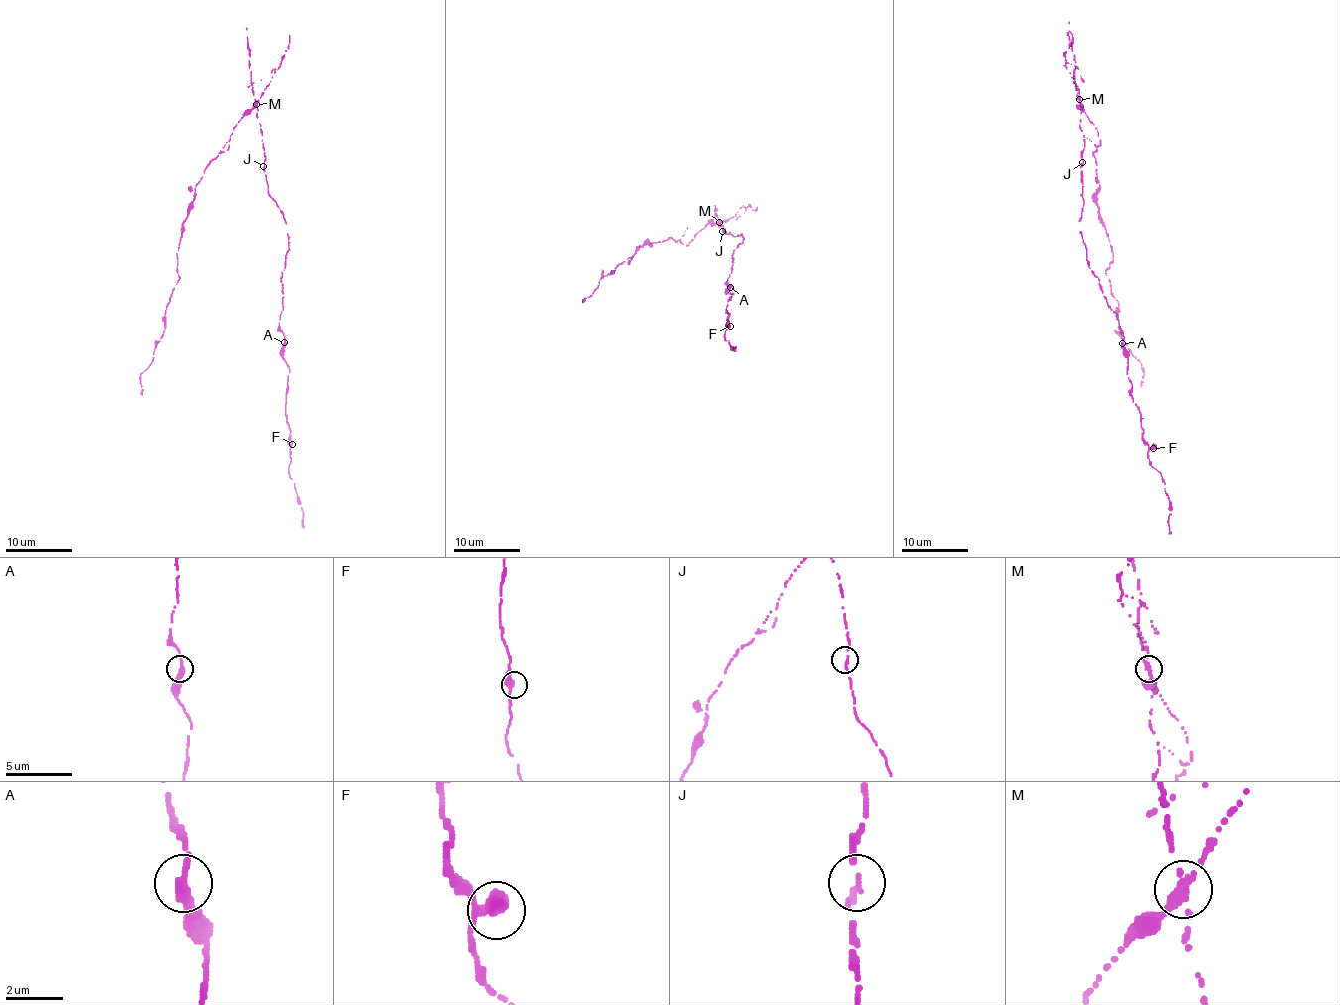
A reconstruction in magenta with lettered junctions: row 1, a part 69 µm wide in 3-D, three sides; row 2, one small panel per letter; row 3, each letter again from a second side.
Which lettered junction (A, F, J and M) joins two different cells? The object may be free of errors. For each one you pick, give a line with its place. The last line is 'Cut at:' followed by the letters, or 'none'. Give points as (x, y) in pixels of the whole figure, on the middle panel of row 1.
M: place (719, 222)
Cut at: M

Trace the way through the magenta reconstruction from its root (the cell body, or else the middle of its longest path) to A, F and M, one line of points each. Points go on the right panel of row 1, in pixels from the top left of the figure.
A: (1082, 162), (1079, 233), (1088, 266), (1116, 313), (1122, 343)
F: (1082, 162), (1079, 233), (1088, 266), (1119, 323), (1142, 440), (1153, 448)
M: (1082, 162), (1084, 135), (1079, 125), (1083, 109), (1079, 99)

